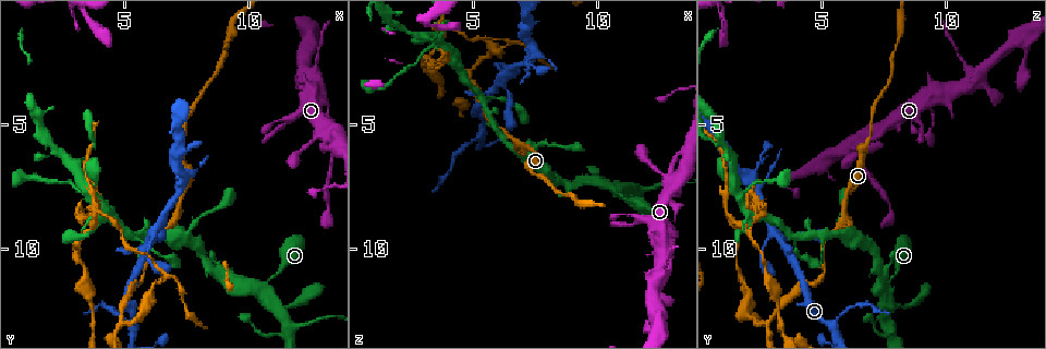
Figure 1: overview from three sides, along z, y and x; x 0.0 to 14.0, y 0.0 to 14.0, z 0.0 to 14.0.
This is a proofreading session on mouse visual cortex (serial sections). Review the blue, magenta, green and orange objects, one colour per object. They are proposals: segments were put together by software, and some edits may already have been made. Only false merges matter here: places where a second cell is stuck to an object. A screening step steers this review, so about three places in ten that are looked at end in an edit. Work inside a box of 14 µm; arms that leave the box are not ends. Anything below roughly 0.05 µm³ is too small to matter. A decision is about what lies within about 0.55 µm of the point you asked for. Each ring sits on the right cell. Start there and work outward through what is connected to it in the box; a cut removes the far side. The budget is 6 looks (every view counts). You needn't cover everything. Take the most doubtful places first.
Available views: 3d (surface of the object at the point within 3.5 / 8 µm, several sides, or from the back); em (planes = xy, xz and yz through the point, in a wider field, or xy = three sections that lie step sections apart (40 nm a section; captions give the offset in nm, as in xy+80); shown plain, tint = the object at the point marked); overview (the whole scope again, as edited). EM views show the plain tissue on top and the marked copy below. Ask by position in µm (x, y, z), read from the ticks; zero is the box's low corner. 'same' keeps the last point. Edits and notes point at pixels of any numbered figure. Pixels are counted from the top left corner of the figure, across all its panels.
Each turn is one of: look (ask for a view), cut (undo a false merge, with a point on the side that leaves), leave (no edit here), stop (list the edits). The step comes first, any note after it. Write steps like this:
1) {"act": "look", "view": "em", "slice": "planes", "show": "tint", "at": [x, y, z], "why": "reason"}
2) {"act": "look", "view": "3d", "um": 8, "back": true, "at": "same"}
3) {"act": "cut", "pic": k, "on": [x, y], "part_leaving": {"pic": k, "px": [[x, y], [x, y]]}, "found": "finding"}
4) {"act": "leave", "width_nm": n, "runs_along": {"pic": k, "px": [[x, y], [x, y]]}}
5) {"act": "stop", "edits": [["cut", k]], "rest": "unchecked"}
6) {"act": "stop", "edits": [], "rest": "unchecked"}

{"act": "look", "view": "3d", "um": 3.5, "at": [5.0, 12.7, 5.6], "why": "thin neck"}

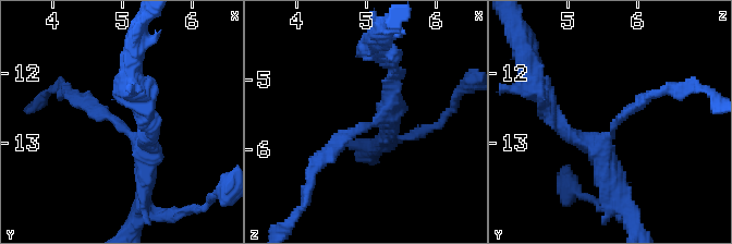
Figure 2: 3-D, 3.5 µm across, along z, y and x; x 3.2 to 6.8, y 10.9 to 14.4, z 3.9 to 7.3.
{"act": "look", "view": "em", "slice": "planes", "show": "tint", "at": [5.10, 12.75, 5.65], "arms": 3, "arm_widths_nm": [200, 250, 350]}

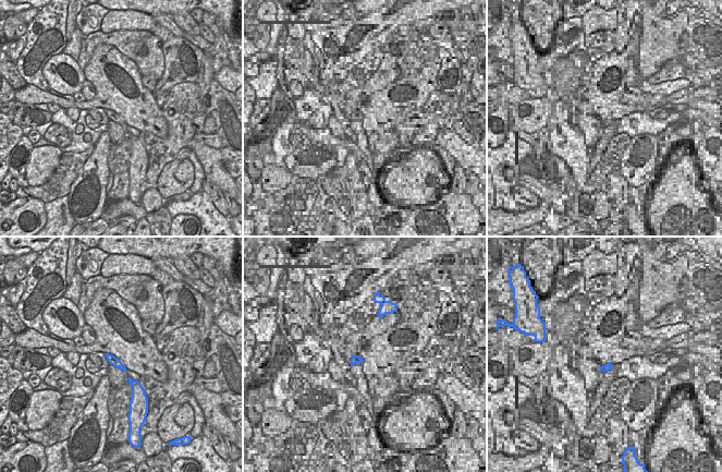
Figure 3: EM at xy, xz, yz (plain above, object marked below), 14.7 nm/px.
{"act": "cut", "pic": 2, "on": [340, 139], "part_leaving": {"pic": 2, "px": [[367, 125], [313, 168], [306, 195]]}, "found": "a second cell is stuck on"}

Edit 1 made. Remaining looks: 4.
{"act": "look", "view": "overview"}

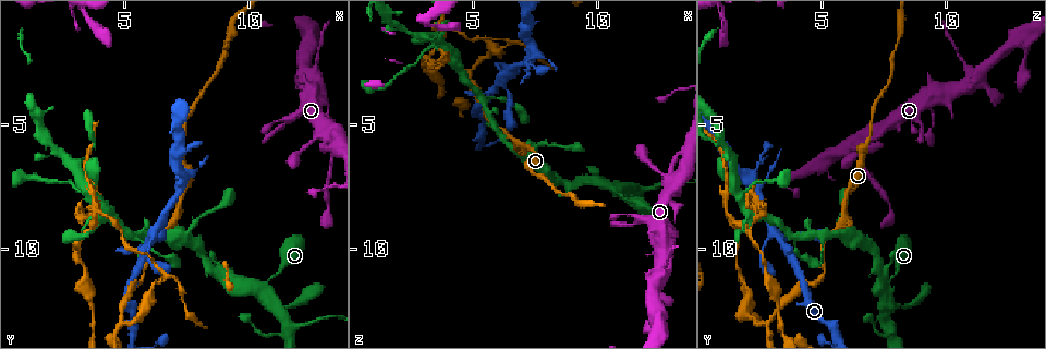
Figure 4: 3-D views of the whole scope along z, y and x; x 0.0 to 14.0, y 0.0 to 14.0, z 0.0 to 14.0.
{"act": "look", "view": "3d", "um": 3.5, "at": [4.9, 13.0, 2.9]}

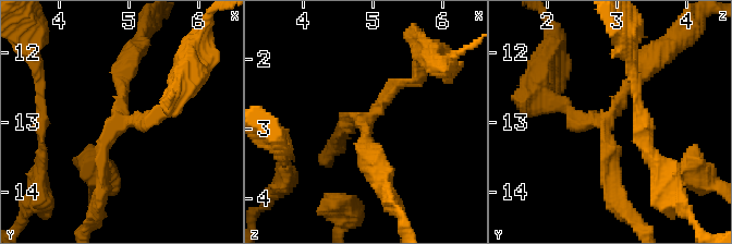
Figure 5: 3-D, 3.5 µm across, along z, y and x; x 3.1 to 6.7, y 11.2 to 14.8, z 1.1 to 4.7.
{"act": "look", "view": "em", "slice": "xy", "step": 3, "show": "tint", "at": [4.95, 12.90, 2.95], "arms": 3, "arm_widths_nm": [150, 200, 300], "why": "shape alone is not enough"}

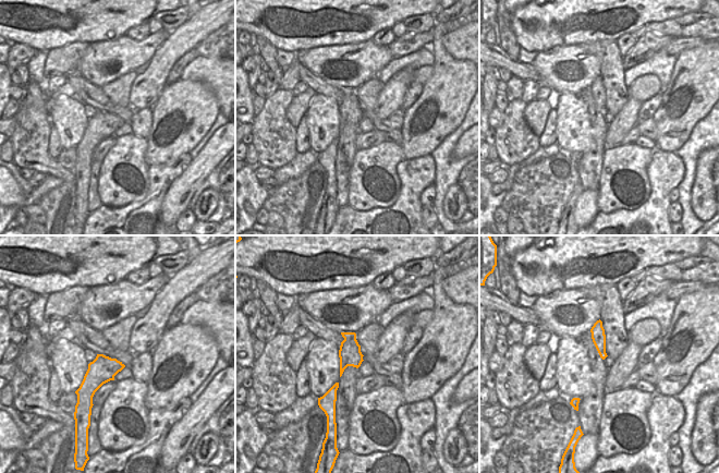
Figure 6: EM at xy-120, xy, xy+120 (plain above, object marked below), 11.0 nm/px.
{"act": "cut", "pic": 5, "on": [151, 120], "part_leaving": {"pic": 5, "px": [[133, 120], [170, 110], [190, 77]]}, "found": "two cells meet here"}

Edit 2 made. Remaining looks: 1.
{"act": "stop", "edits": [["cut", 2], ["cut", 5]], "rest": "unchecked"}

